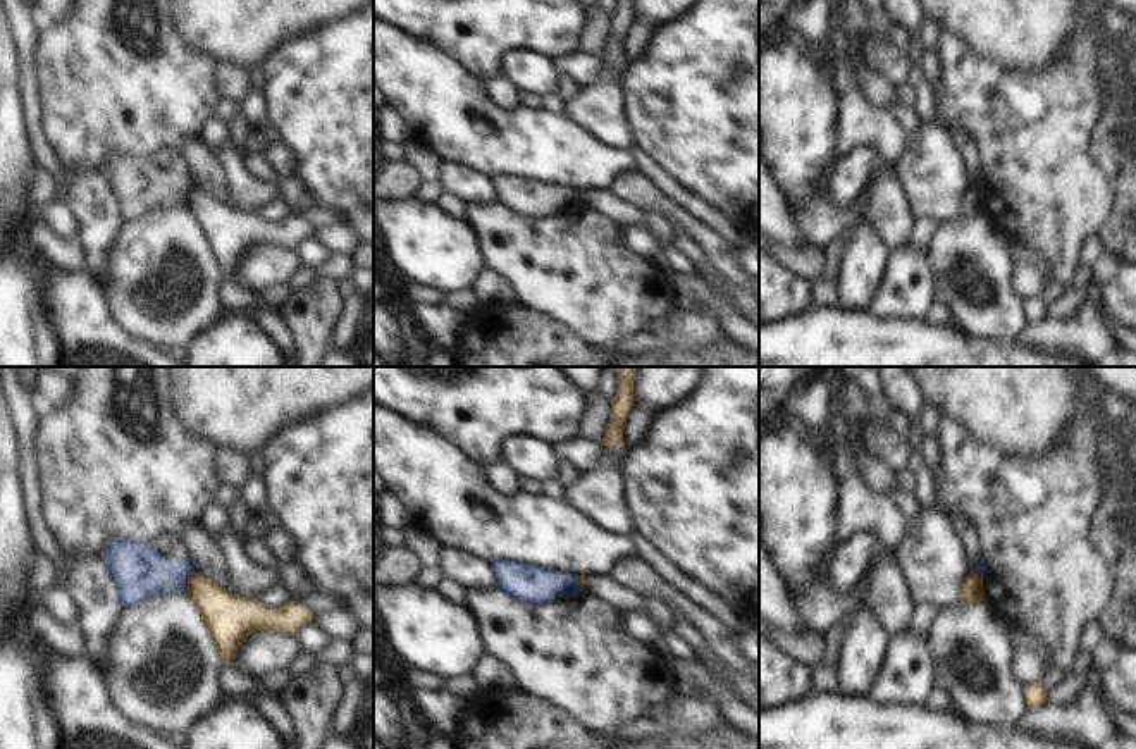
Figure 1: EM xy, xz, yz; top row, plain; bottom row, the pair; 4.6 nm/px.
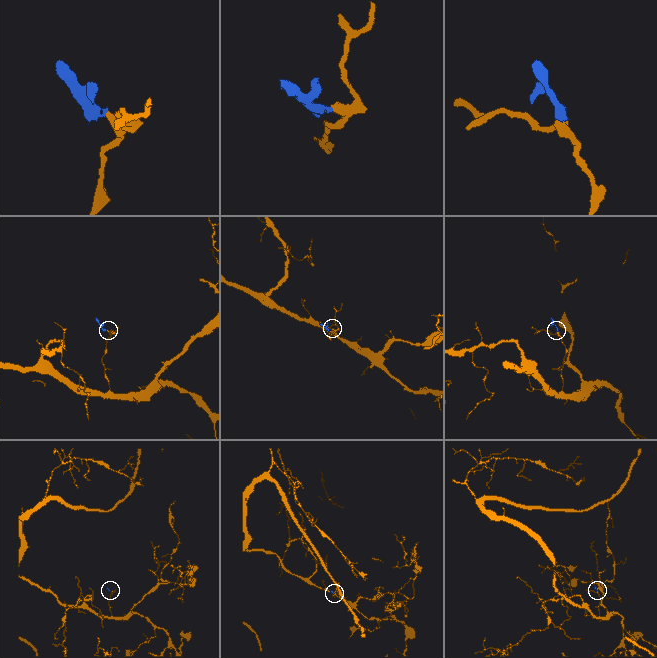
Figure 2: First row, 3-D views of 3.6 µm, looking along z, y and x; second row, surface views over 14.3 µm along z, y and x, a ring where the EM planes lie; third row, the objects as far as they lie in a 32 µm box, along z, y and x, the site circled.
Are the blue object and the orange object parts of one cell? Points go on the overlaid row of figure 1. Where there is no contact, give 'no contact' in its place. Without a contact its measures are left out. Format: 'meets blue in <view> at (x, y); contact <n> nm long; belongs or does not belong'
meets blue in xy at (186, 581); contact 110 nm long; does not belong

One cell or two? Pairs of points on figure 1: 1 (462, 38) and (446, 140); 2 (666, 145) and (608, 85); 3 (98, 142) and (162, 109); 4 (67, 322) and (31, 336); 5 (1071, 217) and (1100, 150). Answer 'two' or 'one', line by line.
1: two
2: two
3: one
4: two
5: two

